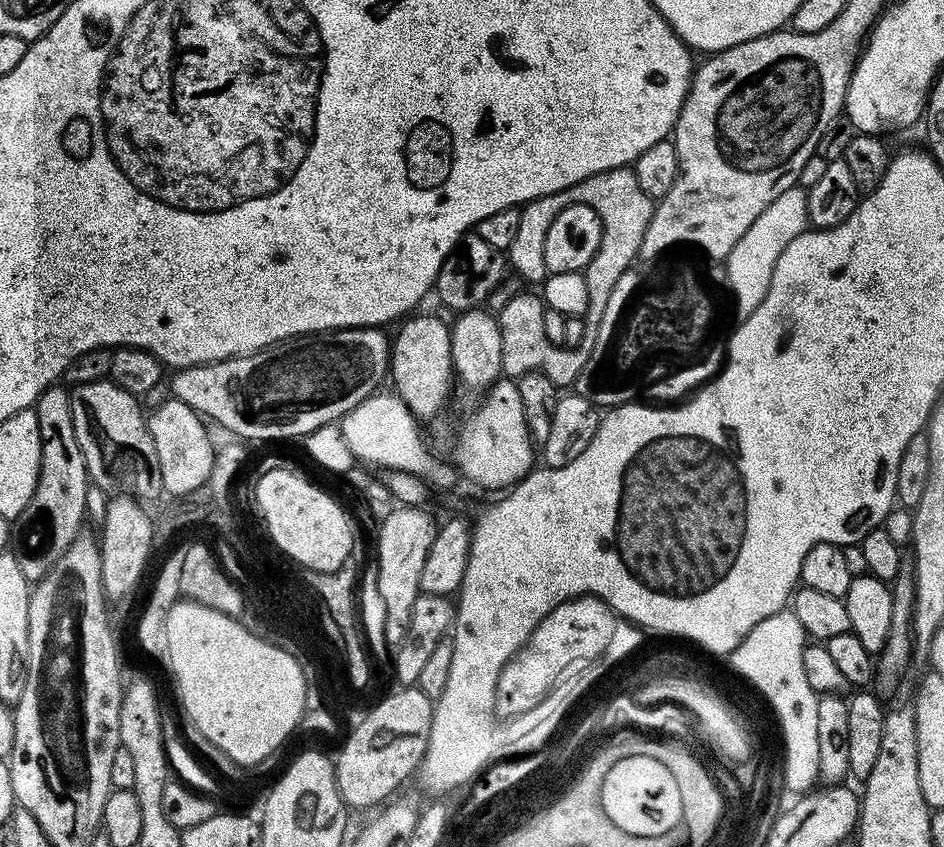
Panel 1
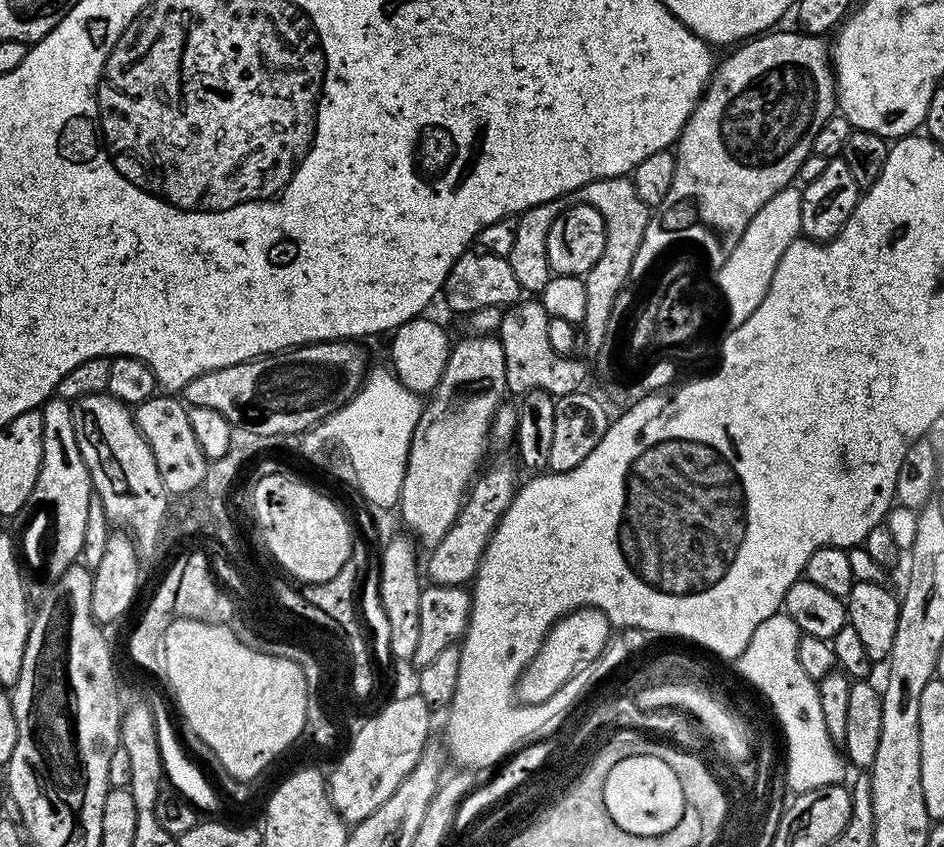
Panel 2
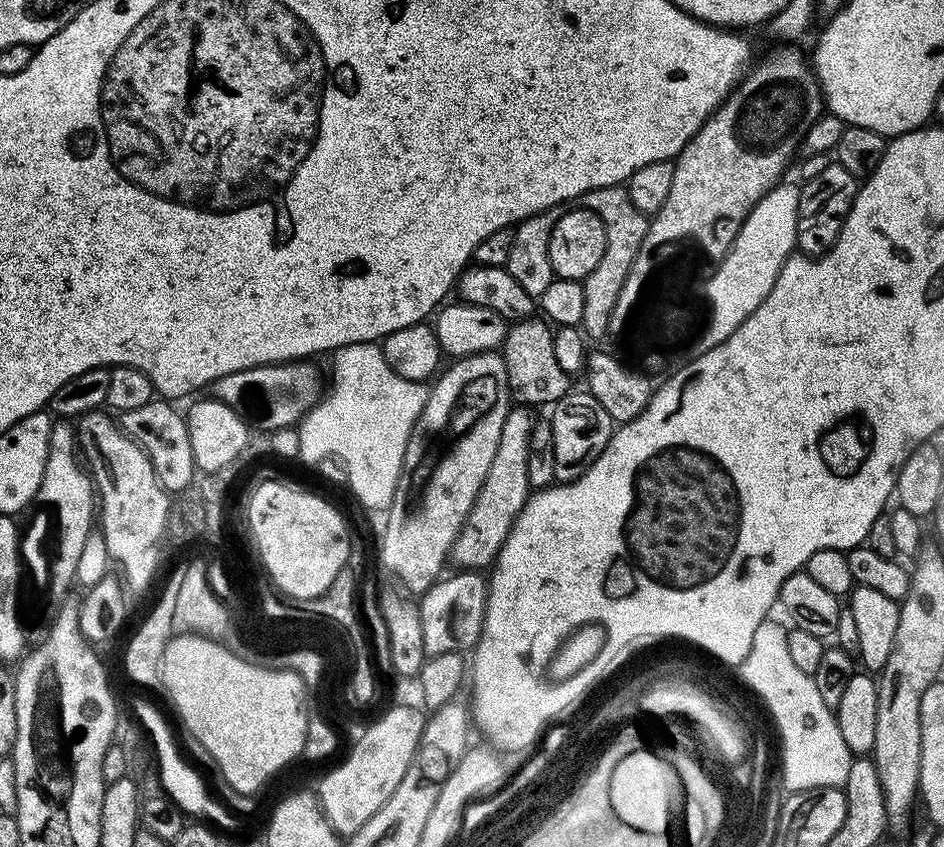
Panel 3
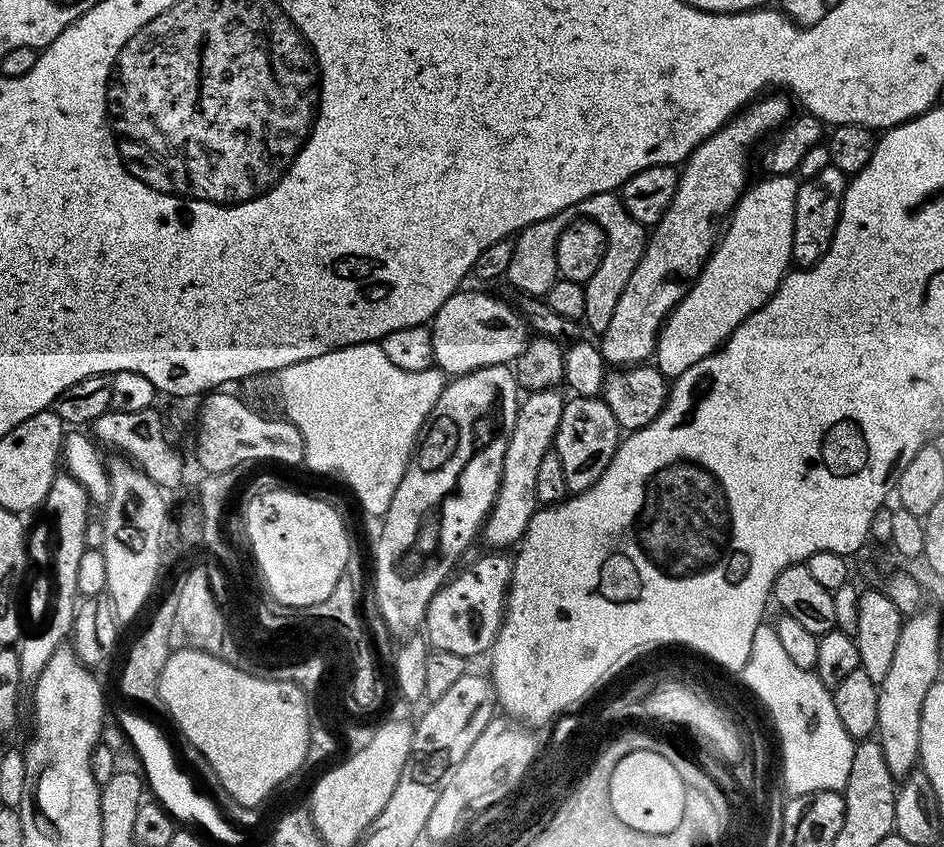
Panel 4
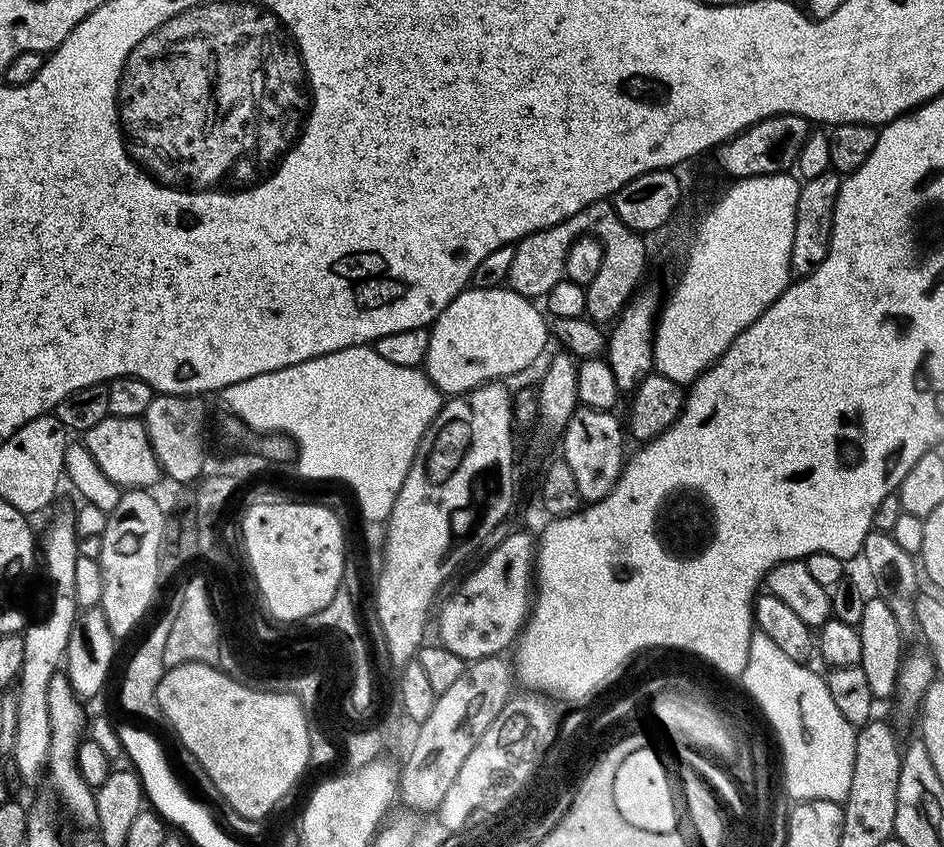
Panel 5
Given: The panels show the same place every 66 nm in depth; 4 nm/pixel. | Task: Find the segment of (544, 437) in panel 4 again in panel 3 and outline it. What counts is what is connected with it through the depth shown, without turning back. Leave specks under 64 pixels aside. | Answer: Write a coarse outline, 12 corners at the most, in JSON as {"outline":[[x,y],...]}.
{"outline":[[512,406],[451,563],[495,561],[530,495],[533,409]]}

